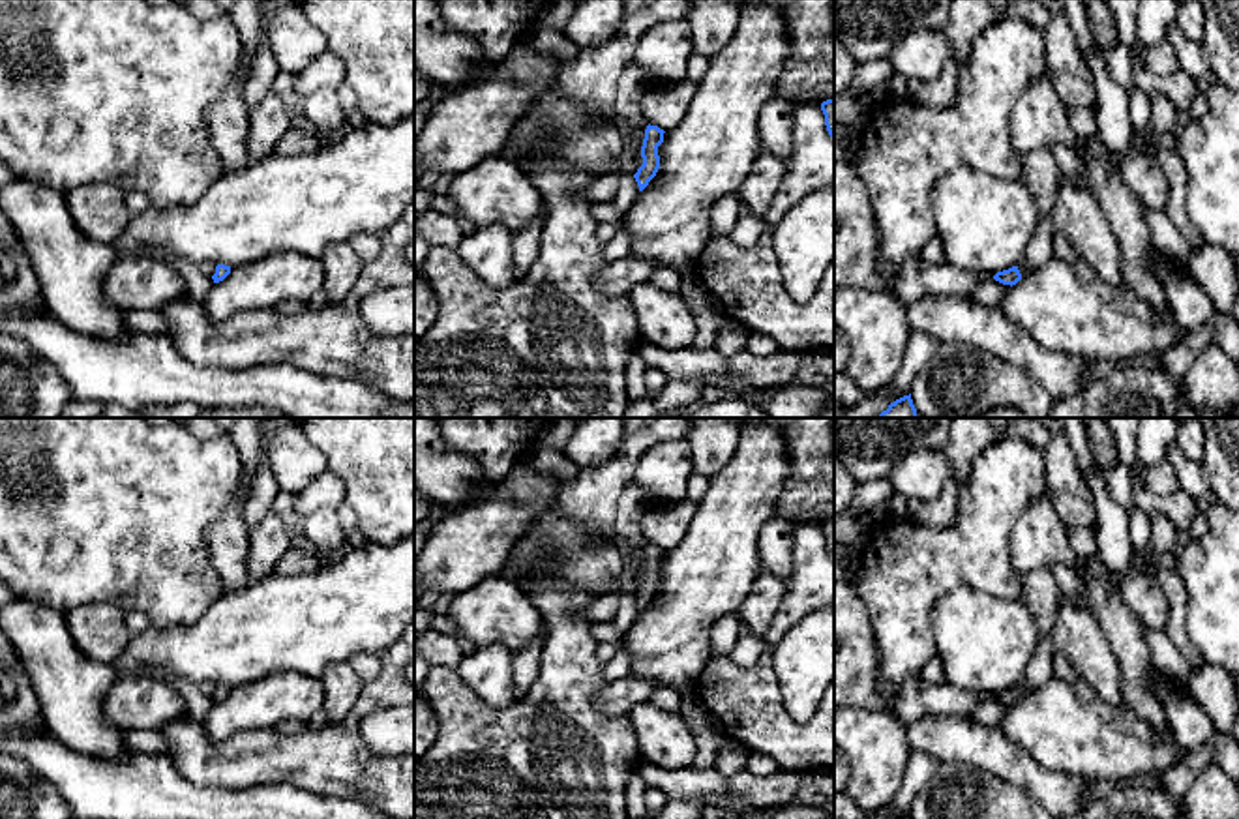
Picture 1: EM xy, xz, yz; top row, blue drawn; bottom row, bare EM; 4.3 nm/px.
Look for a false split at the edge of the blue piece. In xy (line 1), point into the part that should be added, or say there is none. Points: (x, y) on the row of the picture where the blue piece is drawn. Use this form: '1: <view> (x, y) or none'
1: none

